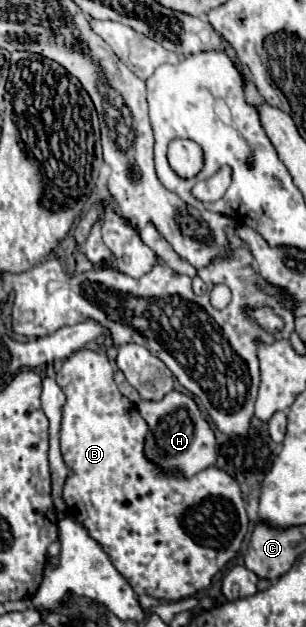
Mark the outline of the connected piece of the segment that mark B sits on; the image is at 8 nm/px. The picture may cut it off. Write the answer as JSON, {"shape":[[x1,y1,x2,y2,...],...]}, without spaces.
{"shape":[[88,348,74,352,62,364,62,368,56,372,56,382,58,382,58,386,62,388,62,392,66,396,66,402,62,406,62,422,60,422,60,450,62,450,62,458,64,458,66,466,72,470,72,474,66,478,66,484,64,484,64,502,66,502,68,512,72,514,72,518,76,522,80,522,90,532,90,536,104,548,110,562,128,580,128,584,132,586,132,590,136,594,148,594,148,596,160,600,160,602,176,602,176,600,184,600,184,598,196,594,202,588,208,588,212,576,218,570,222,570,228,560,232,560,236,556,244,536,248,534,248,516,246,516,244,500,242,500,242,494,240,494,240,488,238,488,236,480,230,474,226,474,224,470,216,468,216,466,210,466,210,468,202,470,200,474,196,474,192,478,184,478,176,470,156,470,156,466,152,466,152,462,148,462,148,458,144,458,144,438,146,438,146,432,148,432,148,424,144,422,144,418,140,418,140,412,136,410,136,404,132,404,116,388,114,368,108,362,106,354,98,354,98,352,88,350]]}

